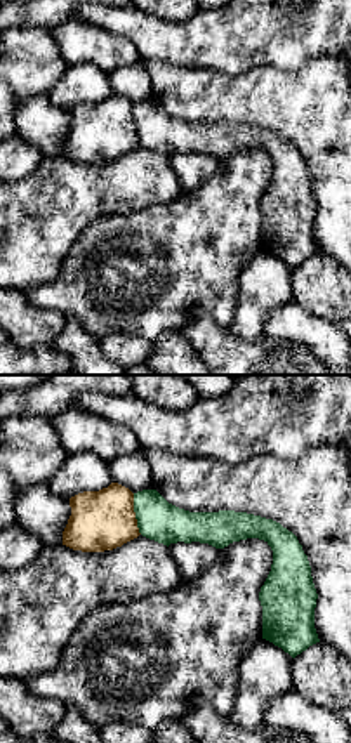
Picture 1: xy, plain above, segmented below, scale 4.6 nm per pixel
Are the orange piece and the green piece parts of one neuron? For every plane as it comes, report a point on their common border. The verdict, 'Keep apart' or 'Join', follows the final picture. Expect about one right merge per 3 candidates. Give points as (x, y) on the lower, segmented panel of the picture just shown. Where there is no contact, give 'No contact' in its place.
Touches orange at (134, 514)

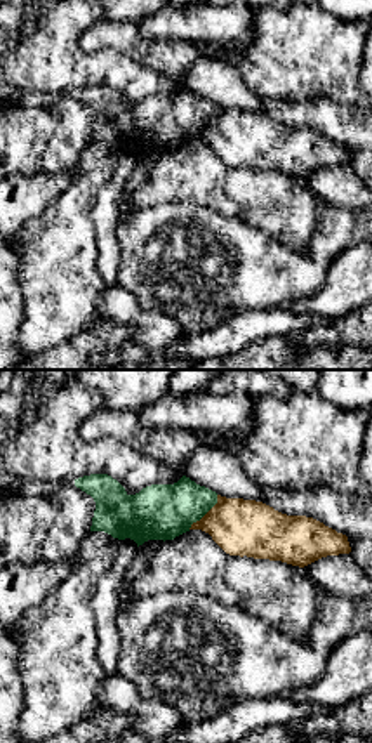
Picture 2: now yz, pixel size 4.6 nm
Touches orange at (207, 512)

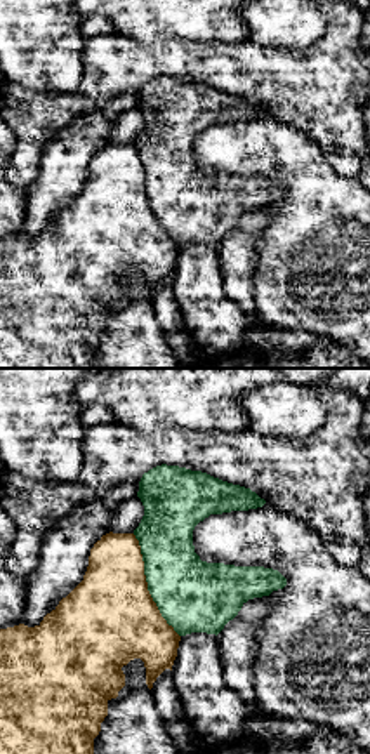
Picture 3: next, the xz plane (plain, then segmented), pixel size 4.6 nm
Touches orange at (146, 586)

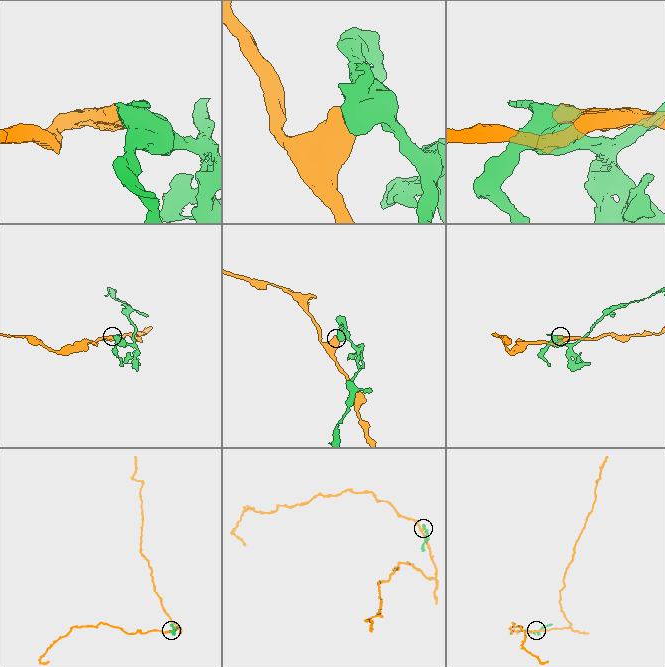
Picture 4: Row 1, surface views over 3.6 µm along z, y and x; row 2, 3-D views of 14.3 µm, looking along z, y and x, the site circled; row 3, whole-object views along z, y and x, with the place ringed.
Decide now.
Keep apart

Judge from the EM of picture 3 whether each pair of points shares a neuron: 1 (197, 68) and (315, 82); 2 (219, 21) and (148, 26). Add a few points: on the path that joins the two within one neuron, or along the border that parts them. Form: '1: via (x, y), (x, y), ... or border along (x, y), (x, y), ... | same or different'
1: via (226, 68), (245, 68), (285, 82) | same
2: via (202, 21), (165, 21) | same

